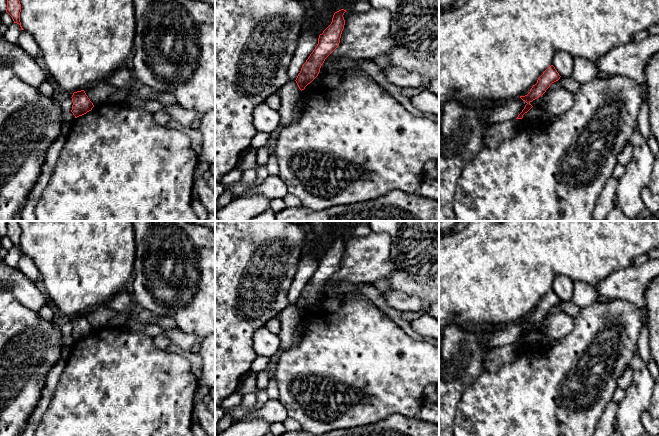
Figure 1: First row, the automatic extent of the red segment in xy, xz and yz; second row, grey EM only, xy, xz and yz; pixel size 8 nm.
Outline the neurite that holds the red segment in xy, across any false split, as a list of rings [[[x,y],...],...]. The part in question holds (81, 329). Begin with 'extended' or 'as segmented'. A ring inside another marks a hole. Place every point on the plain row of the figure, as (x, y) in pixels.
as segmented; [[[84,314],[74,316],[71,322],[73,326],[71,336],[75,342],[86,338],[94,331]]]

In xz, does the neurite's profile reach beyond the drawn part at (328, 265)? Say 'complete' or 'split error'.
complete

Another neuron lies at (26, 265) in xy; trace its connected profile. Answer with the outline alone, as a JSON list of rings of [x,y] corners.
[[[21,254],[17,268],[9,267],[4,261],[0,262],[0,283],[30,311],[39,312],[49,302],[40,287],[39,270],[34,261],[25,254]]]

